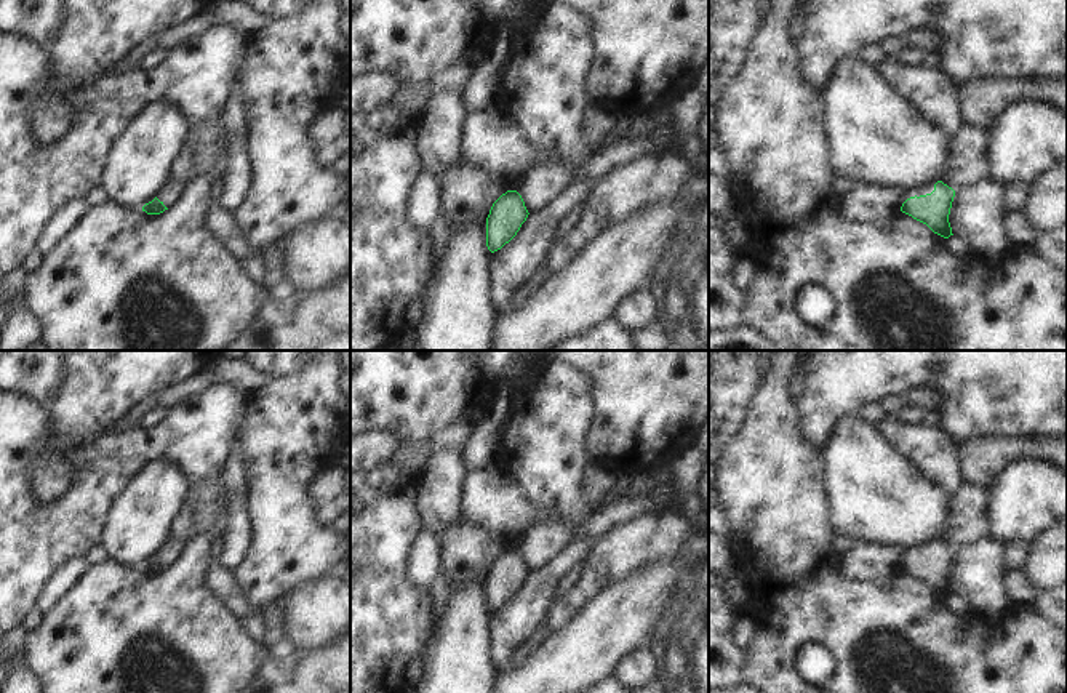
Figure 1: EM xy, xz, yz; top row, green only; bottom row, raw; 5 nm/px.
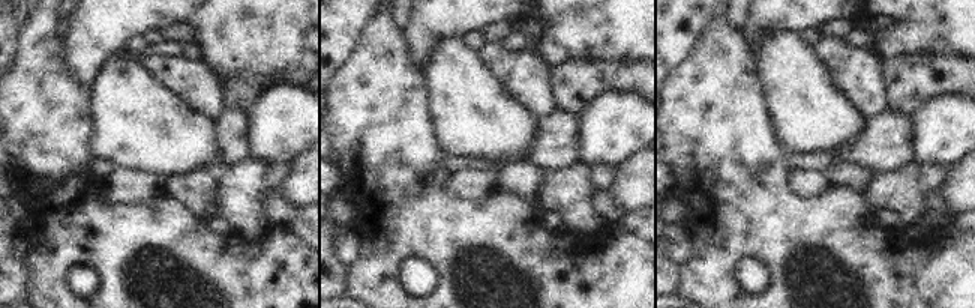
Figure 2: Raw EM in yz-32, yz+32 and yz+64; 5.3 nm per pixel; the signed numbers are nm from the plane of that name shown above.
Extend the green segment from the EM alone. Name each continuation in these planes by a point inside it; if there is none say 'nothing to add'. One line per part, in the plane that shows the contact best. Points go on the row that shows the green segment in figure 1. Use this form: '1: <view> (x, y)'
1: xy (170, 192).

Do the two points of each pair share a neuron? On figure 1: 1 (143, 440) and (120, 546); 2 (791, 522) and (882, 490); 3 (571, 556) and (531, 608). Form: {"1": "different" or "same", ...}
{"1": "different", "2": "different", "3": "same"}

